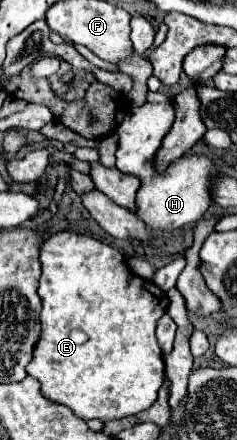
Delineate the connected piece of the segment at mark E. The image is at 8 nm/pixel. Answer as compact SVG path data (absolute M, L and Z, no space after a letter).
M79 232L53 234L41 248L41 266L43 266L43 274L39 278L39 296L41 296L41 302L43 302L41 338L35 344L33 360L27 364L27 374L41 382L41 394L45 394L45 398L49 398L51 402L57 402L57 404L63 404L63 406L71 408L73 414L77 414L83 420L97 418L101 422L109 422L109 420L133 416L141 410L147 410L157 400L157 390L161 388L161 384L165 380L165 362L163 362L163 352L161 352L161 348L157 344L157 338L155 338L155 328L157 328L157 320L167 310L167 304L169 304L167 294L161 288L157 288L151 280L143 280L137 274L133 274L127 266L125 256L119 250L95 240L93 236L79 234Z

